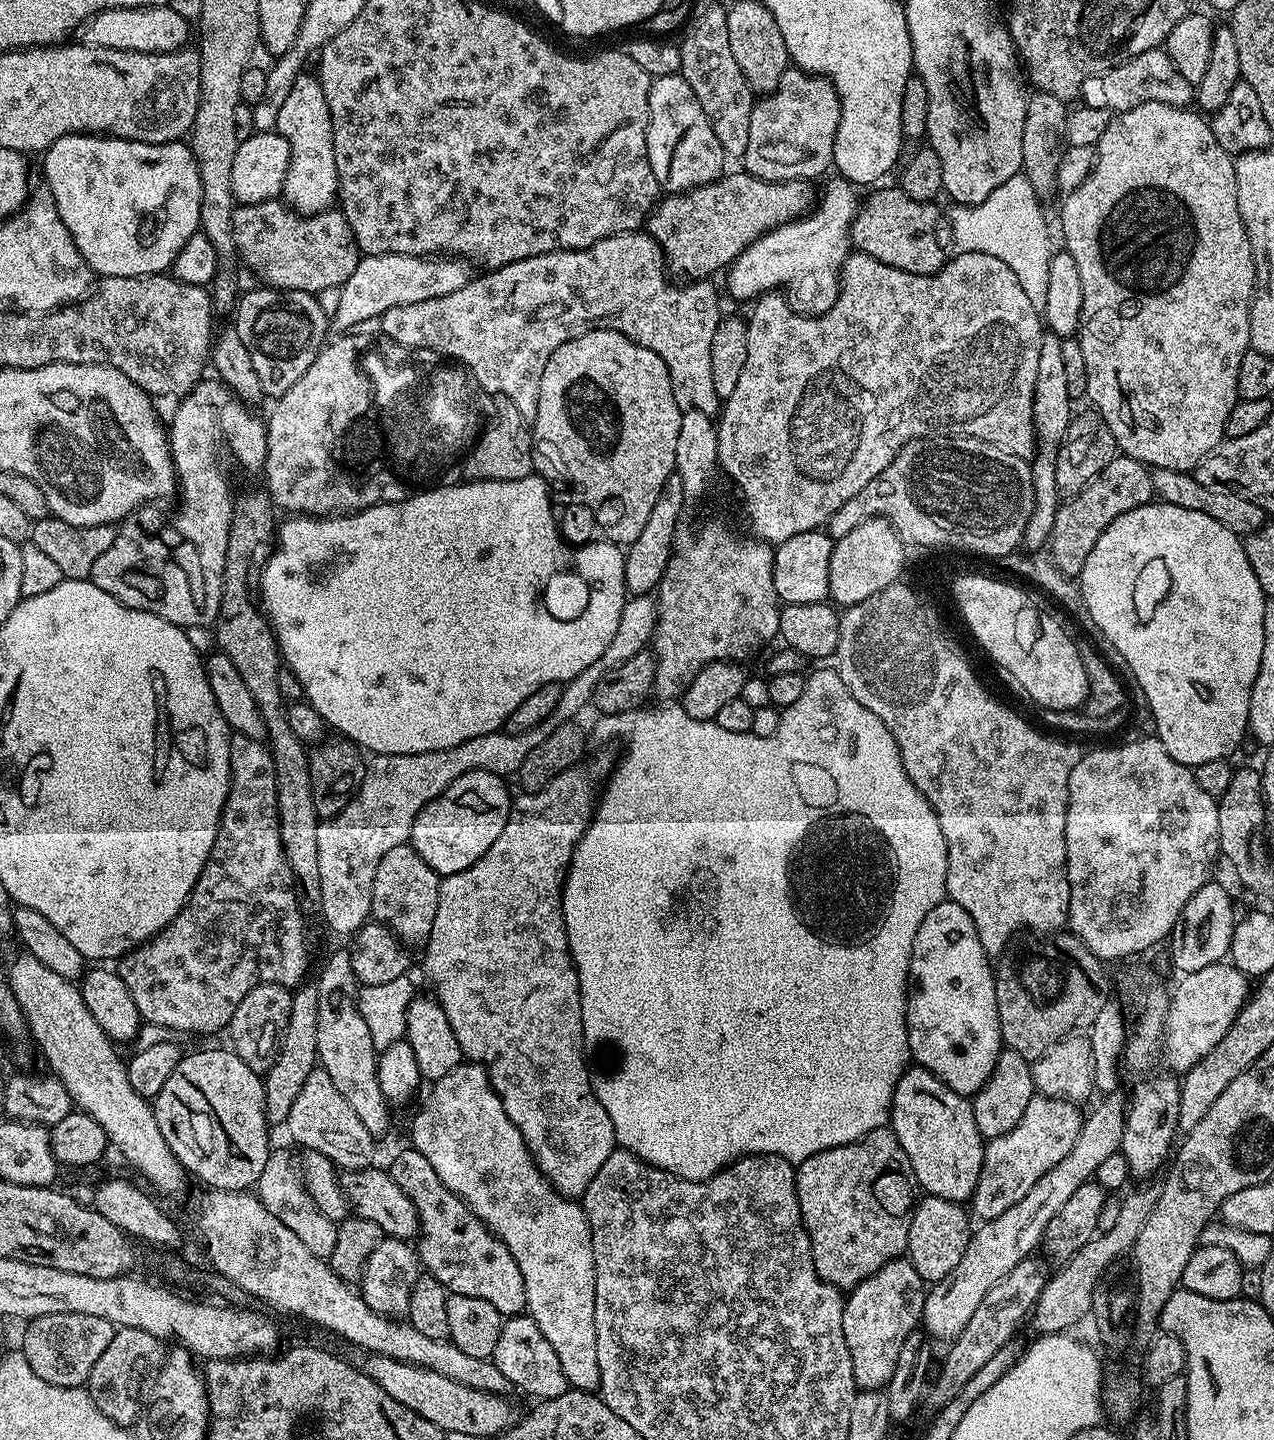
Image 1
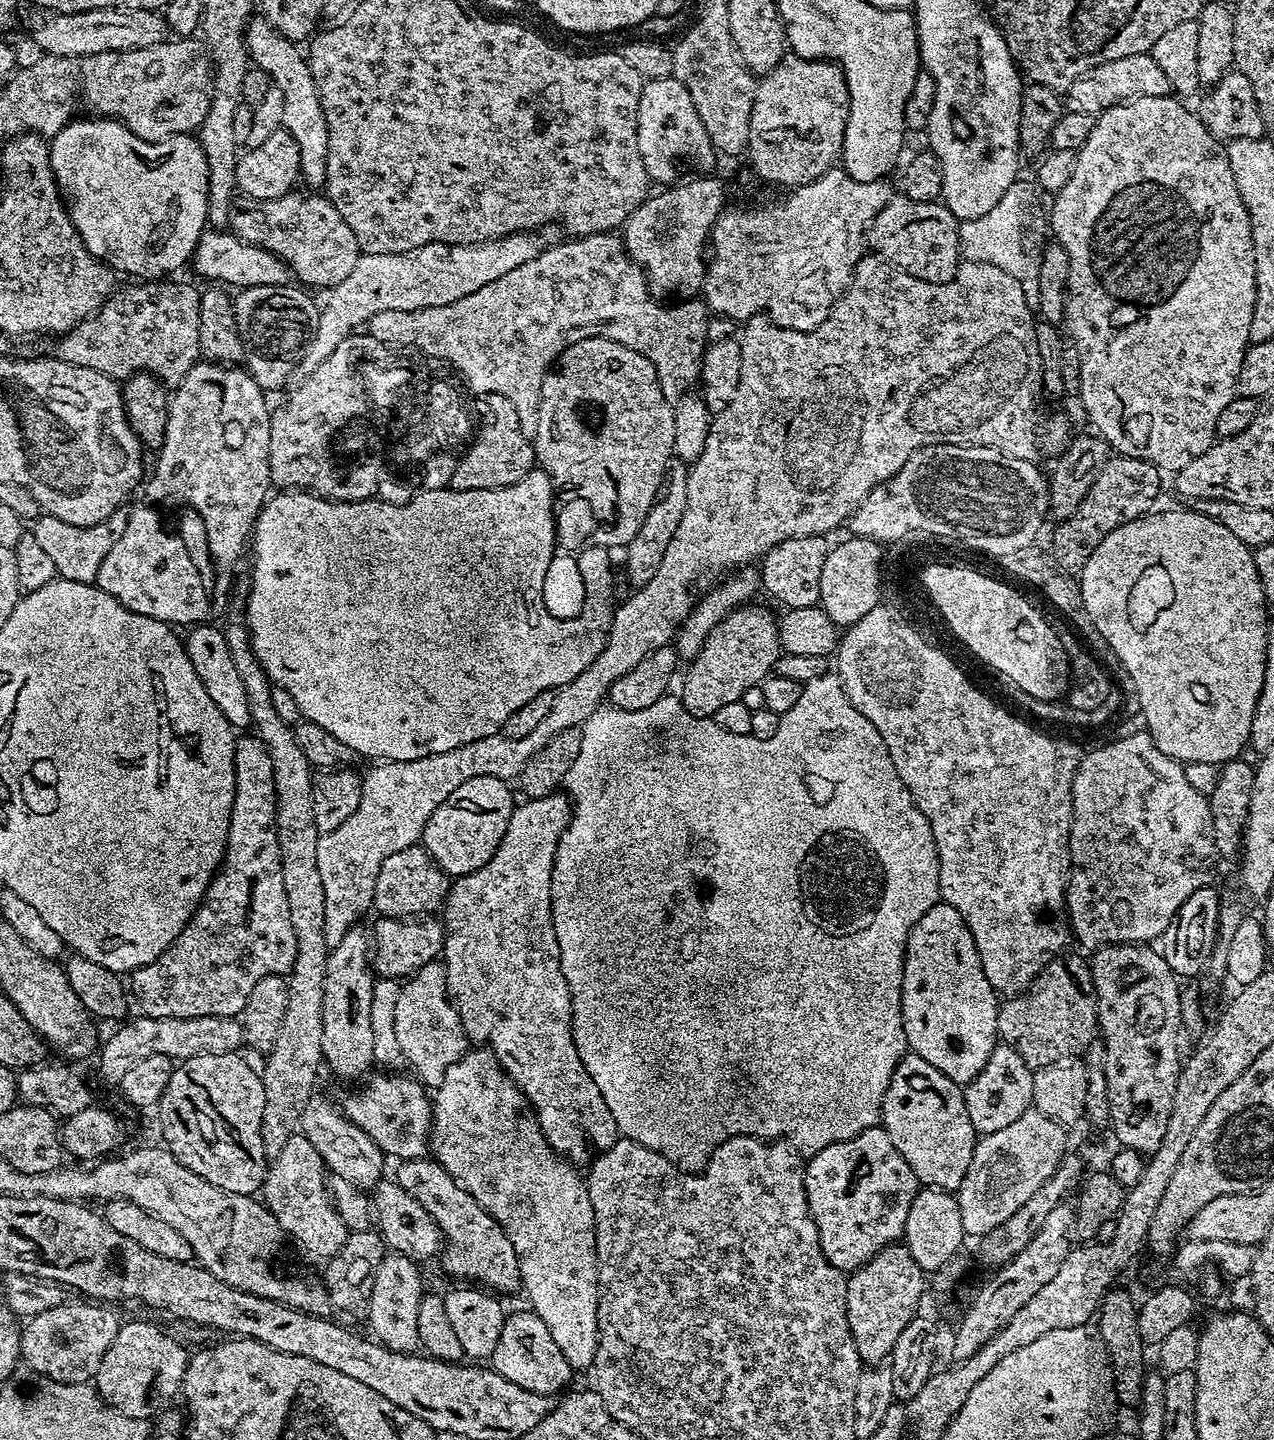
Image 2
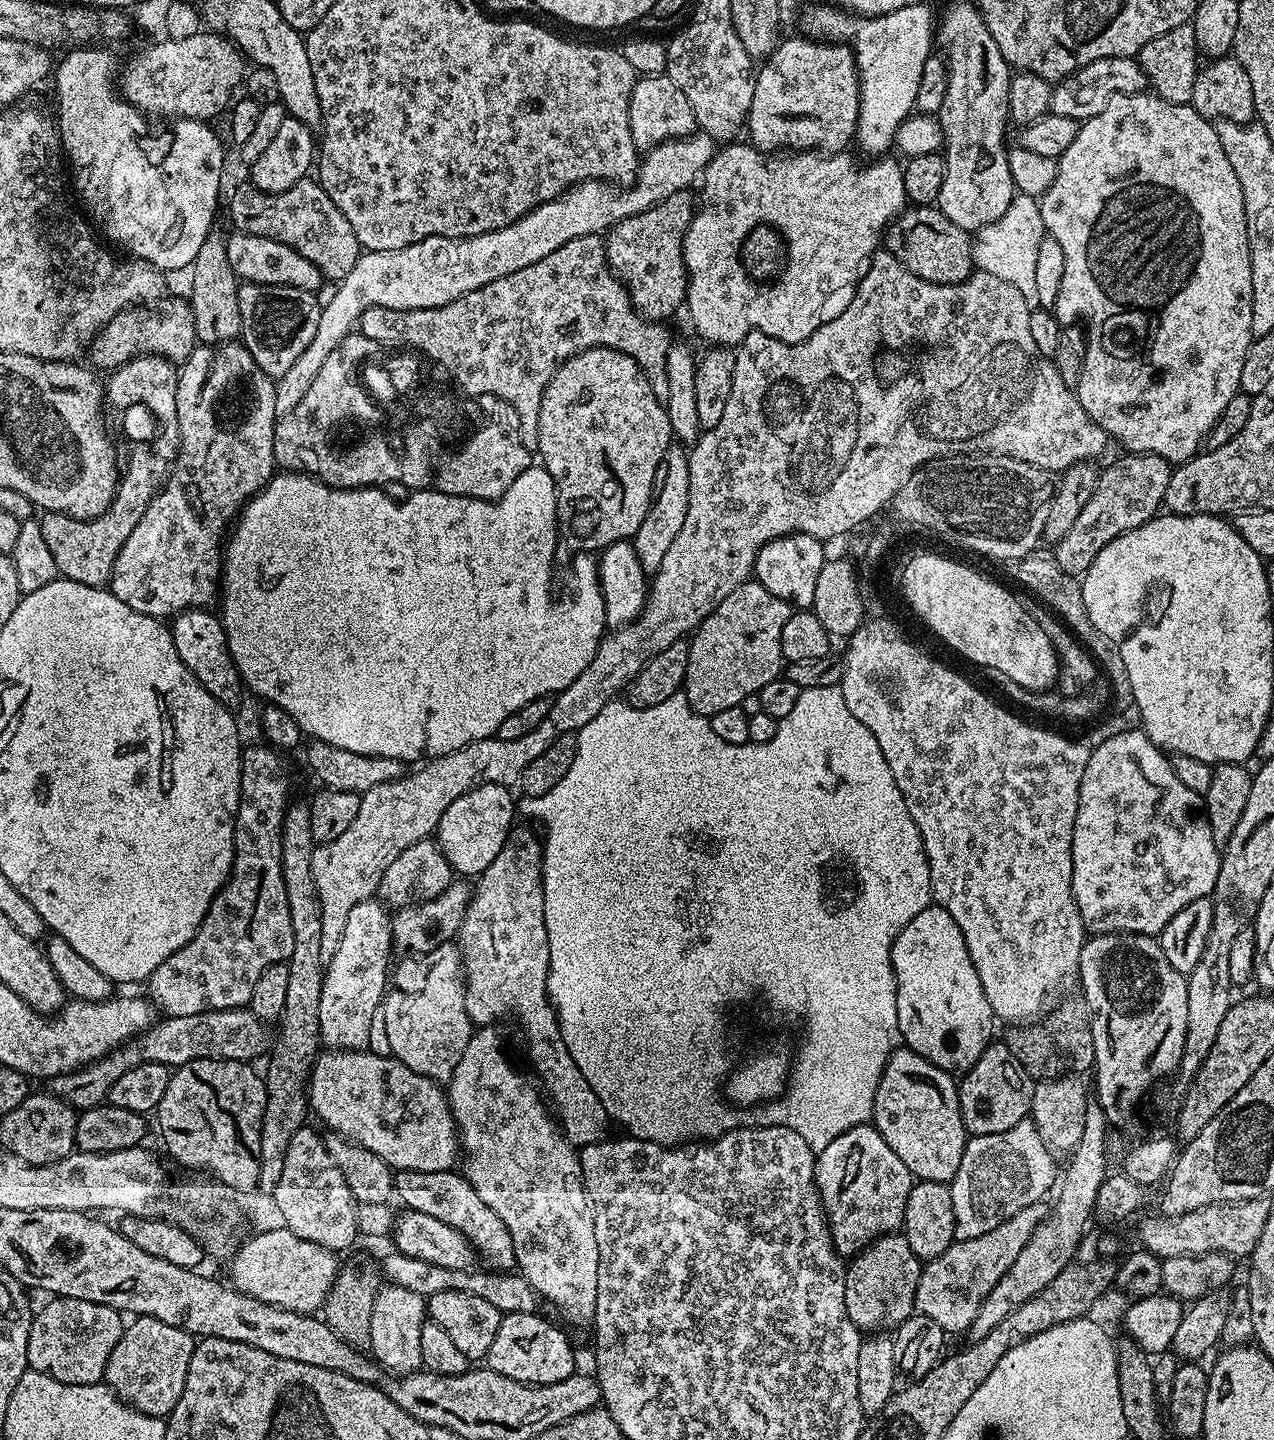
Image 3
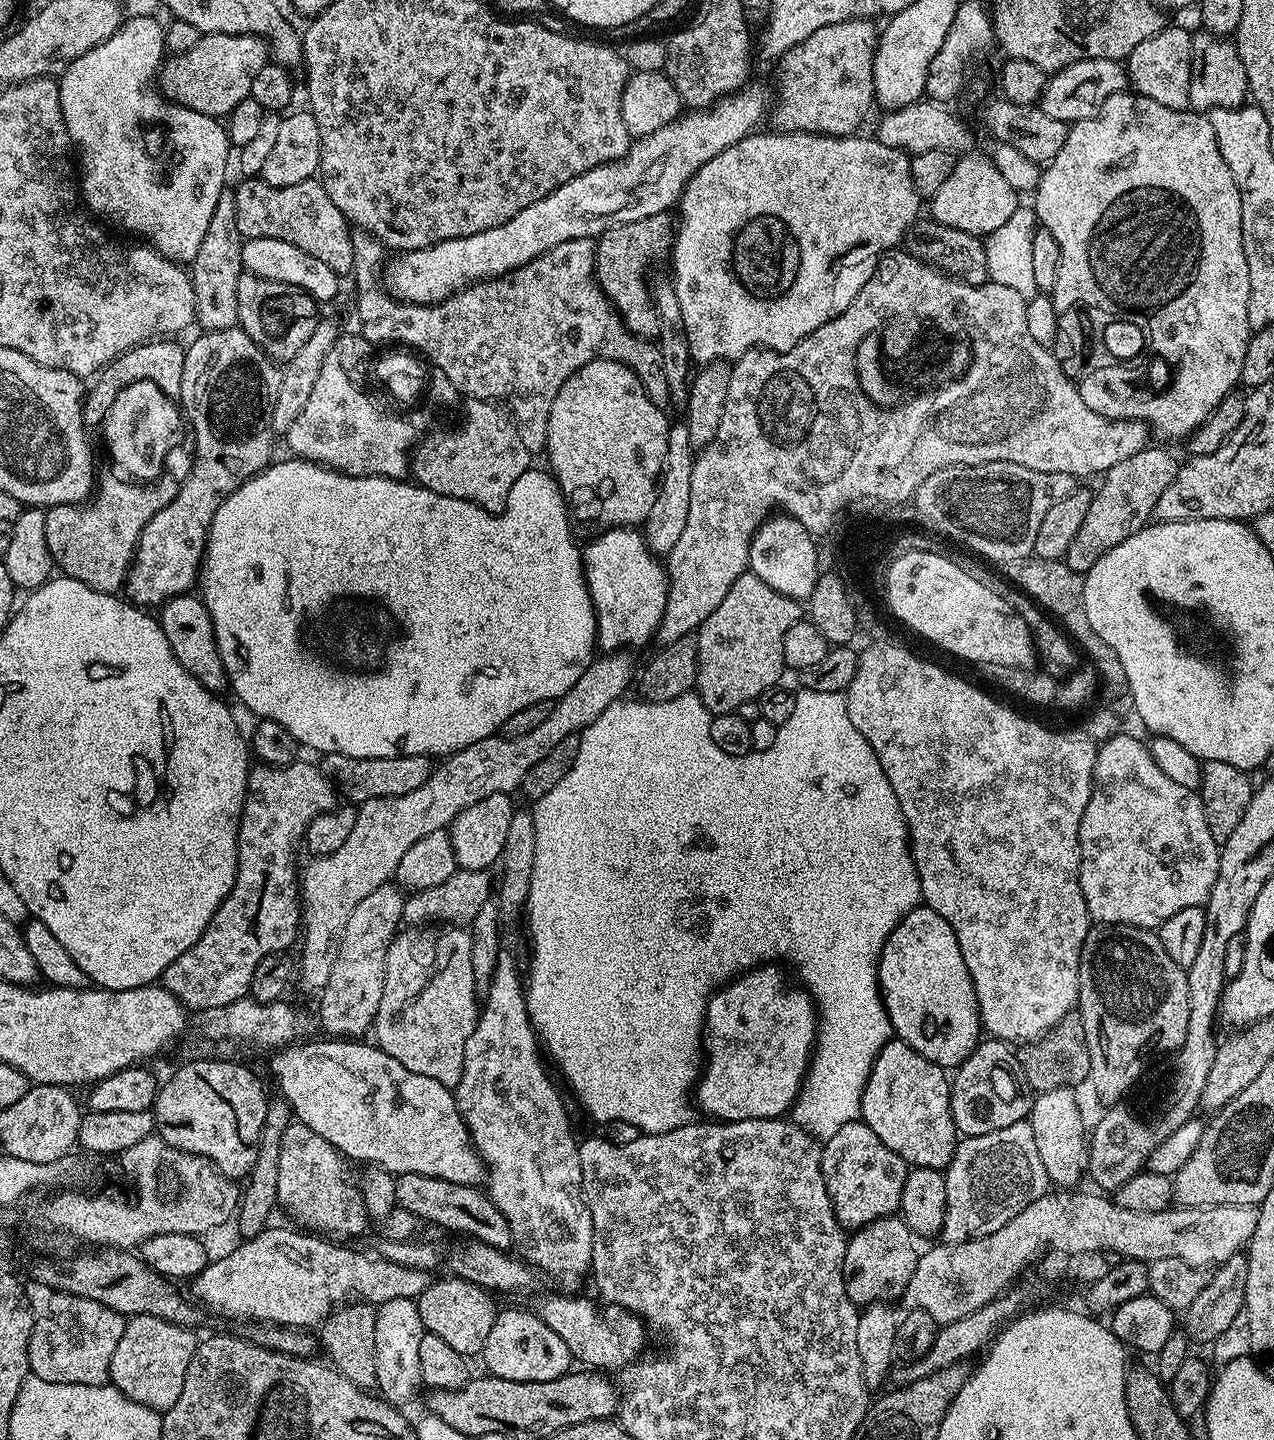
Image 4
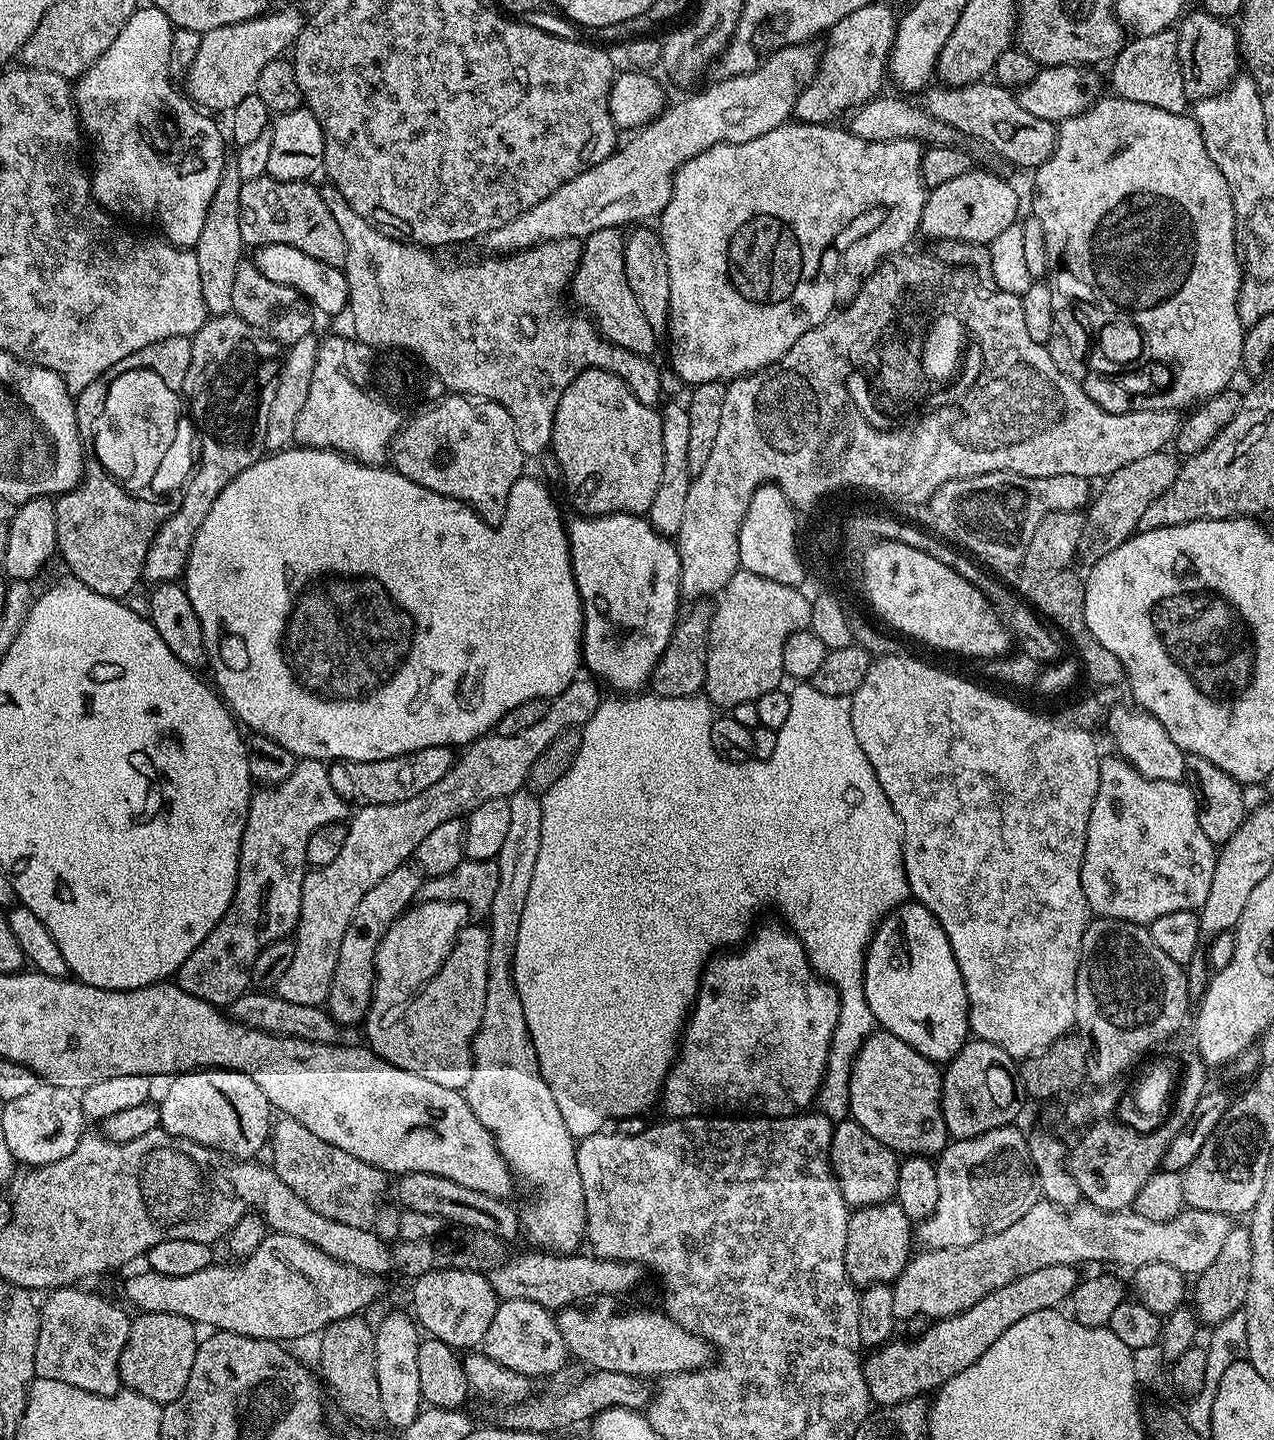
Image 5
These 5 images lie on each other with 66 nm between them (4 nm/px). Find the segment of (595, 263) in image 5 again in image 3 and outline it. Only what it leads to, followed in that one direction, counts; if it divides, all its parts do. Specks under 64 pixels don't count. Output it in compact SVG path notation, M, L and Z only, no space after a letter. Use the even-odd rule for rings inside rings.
M688 190L670 194L653 208L613 224L606 236L608 263L626 285L633 305L641 313L651 314L660 322L667 321L667 316L674 315L679 308L681 311L688 295L689 276L684 261L684 239L694 215L692 194Z

